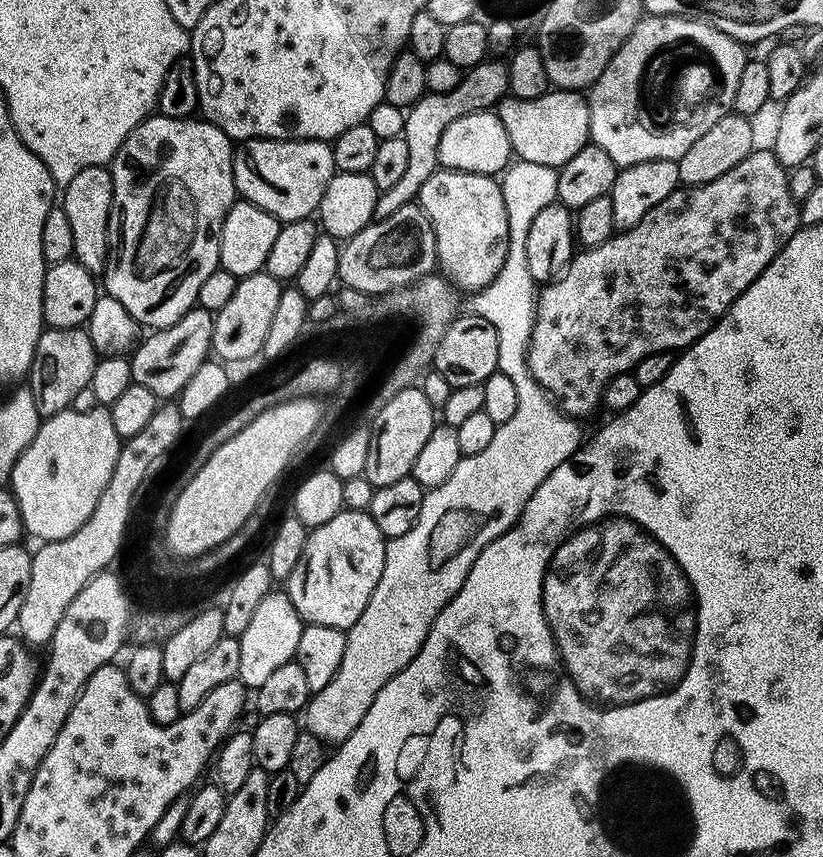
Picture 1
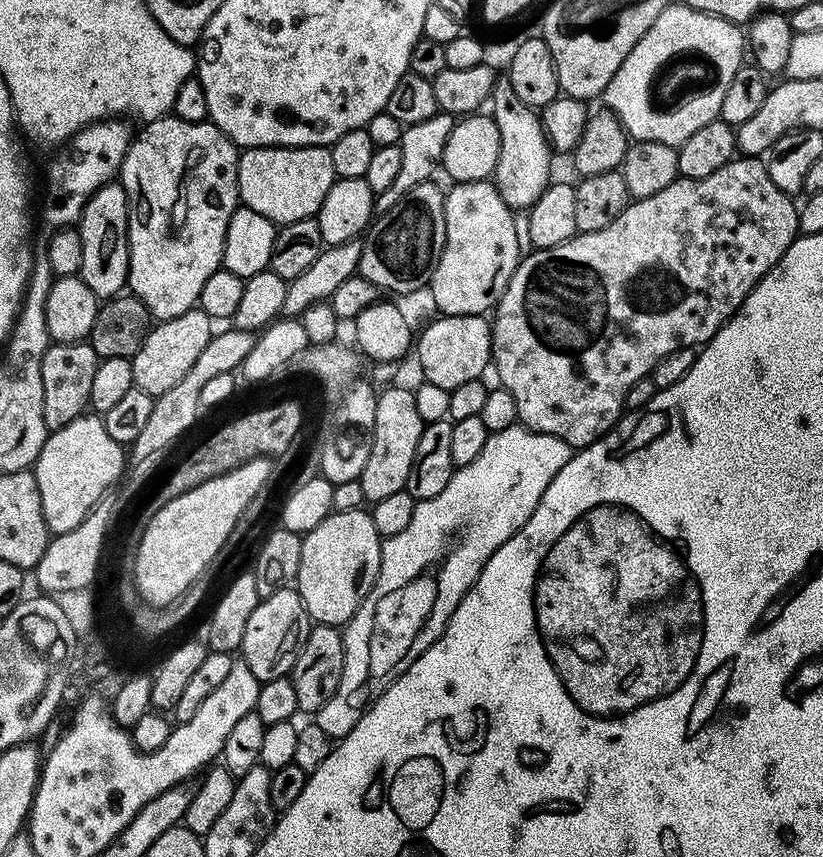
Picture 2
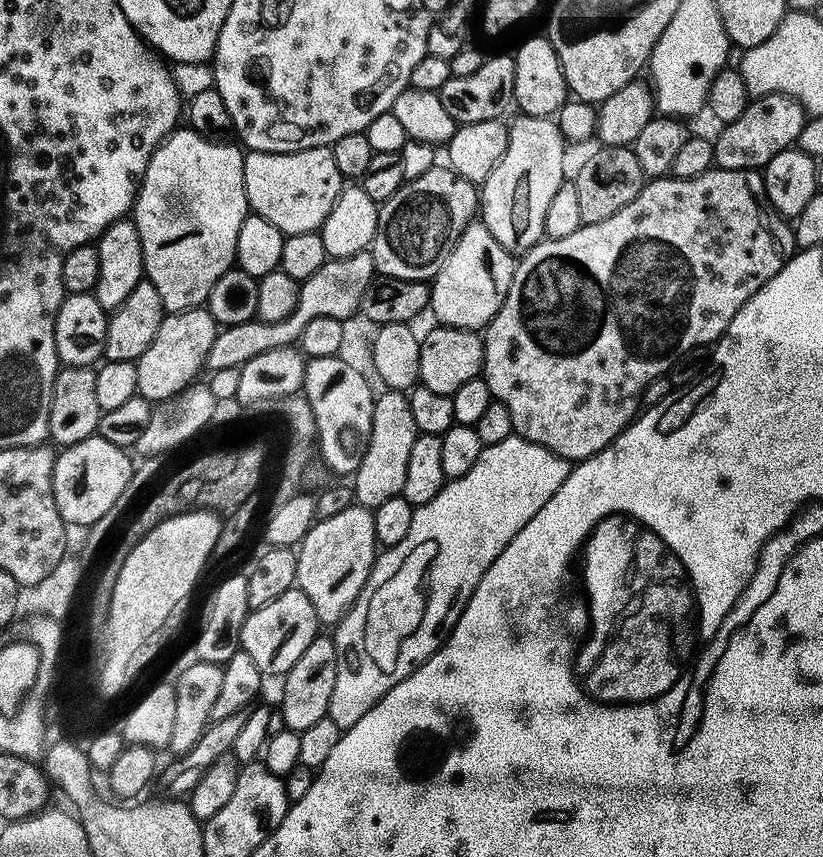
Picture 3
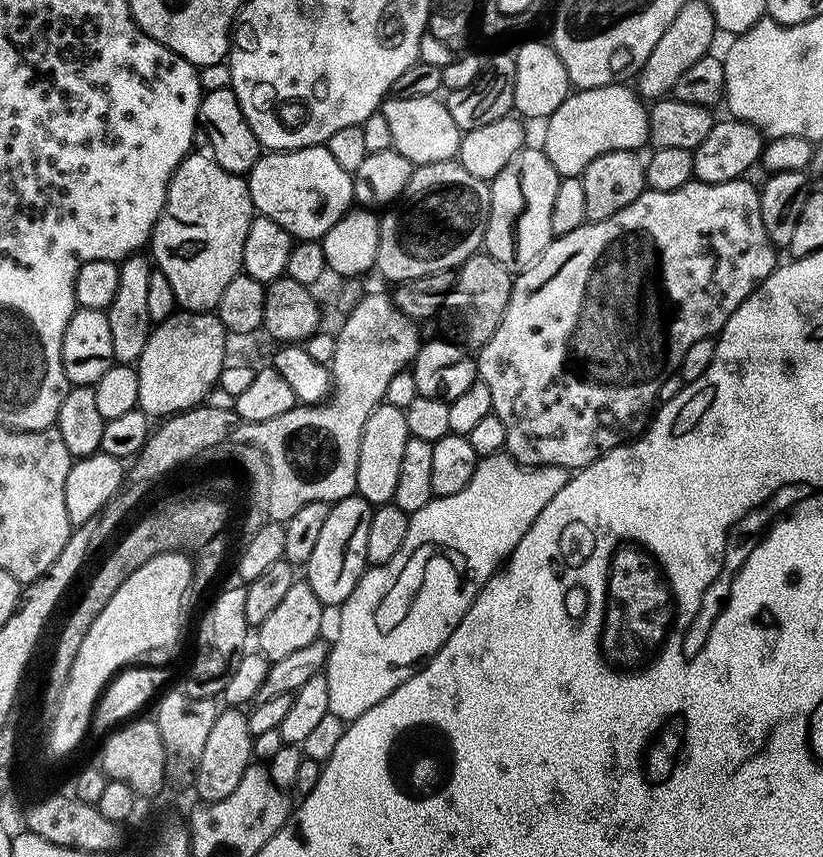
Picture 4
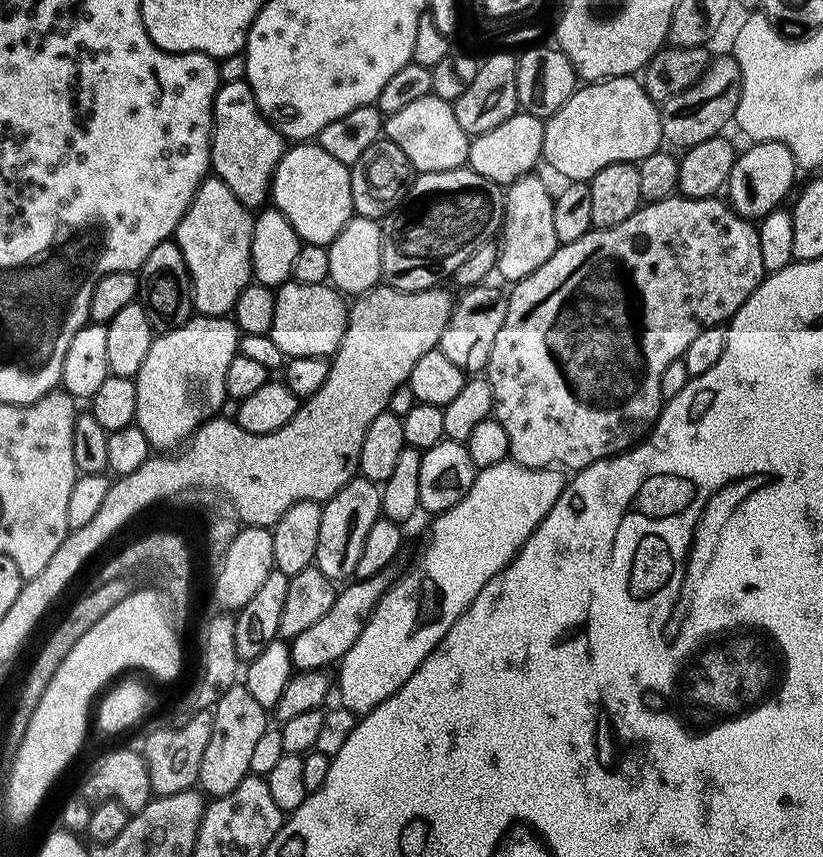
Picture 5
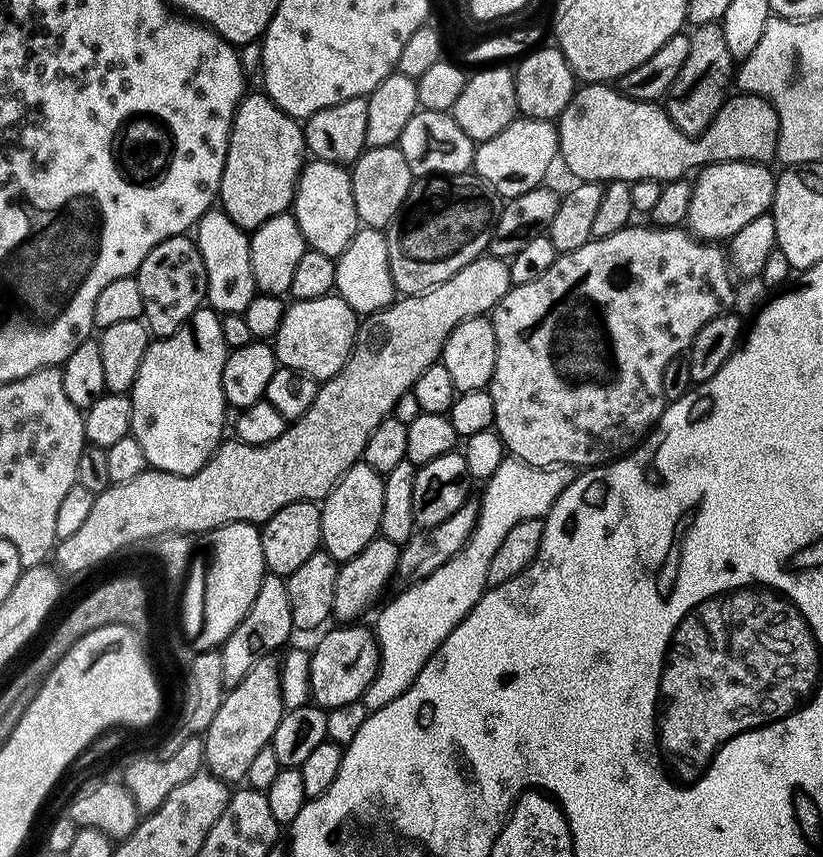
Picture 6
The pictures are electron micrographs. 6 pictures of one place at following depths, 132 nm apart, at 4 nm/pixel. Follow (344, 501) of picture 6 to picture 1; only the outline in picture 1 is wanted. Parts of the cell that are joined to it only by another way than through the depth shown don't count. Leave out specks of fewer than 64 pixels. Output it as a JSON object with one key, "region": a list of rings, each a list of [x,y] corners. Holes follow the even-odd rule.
{"region":[[[341,510],[330,522],[311,529],[302,558],[286,581],[286,594],[300,619],[305,624],[352,628],[362,618],[362,610],[366,610],[366,602],[370,602],[370,594],[382,578],[385,543],[385,536],[366,510]]]}

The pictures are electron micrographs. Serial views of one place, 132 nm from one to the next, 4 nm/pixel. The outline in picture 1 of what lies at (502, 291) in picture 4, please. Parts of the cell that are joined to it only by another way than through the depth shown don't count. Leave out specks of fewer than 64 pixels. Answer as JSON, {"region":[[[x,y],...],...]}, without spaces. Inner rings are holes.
{"region":[[[437,170],[422,184],[418,203],[431,218],[432,229],[436,231],[436,259],[439,271],[461,293],[477,294],[491,287],[506,262],[508,250],[507,210],[503,202],[501,181],[496,176],[477,172]]]}

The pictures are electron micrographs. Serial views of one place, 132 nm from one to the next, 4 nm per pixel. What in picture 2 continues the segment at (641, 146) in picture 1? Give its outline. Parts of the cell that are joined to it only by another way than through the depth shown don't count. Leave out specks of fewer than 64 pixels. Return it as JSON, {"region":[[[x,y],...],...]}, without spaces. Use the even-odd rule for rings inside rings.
{"region":[[[682,2],[669,3],[668,7],[658,14],[654,26],[642,34],[638,46],[626,54],[626,62],[618,66],[618,74],[610,78],[602,100],[606,108],[620,120],[621,126],[633,141],[662,142],[678,146],[695,134],[706,122],[717,119],[722,110],[722,102],[734,82],[734,76],[746,60],[746,36],[741,25],[715,16],[702,10],[694,10]],[[676,52],[684,52],[686,60],[696,52],[704,52],[718,66],[716,88],[710,90],[710,82],[690,82],[686,86],[708,86],[704,92],[650,92],[650,80],[662,62]],[[745,56],[745,58],[744,58]],[[668,96],[668,98],[662,98]],[[674,96],[674,98],[672,98]]]}

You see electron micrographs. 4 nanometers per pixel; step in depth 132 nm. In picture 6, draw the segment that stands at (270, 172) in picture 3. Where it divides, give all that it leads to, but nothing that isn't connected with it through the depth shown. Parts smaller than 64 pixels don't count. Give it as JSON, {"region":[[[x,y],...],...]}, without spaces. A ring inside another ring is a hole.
{"region":[[[309,159],[300,171],[296,183],[296,196],[290,209],[296,217],[298,226],[304,235],[304,243],[309,249],[335,258],[350,246],[354,234],[361,227],[354,206],[352,173],[343,164],[331,164],[325,160]]]}

